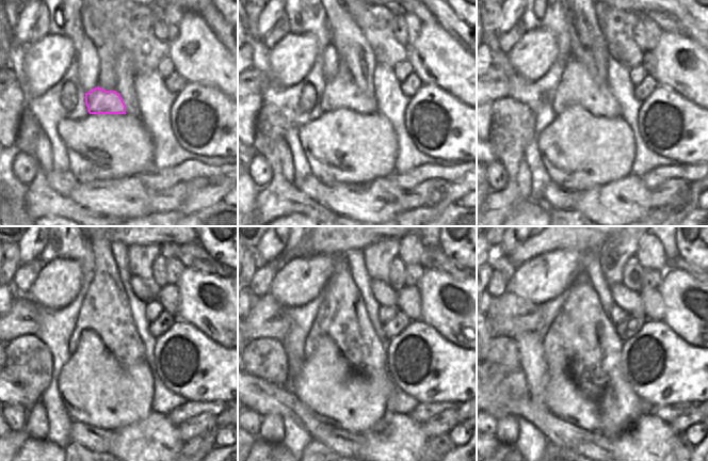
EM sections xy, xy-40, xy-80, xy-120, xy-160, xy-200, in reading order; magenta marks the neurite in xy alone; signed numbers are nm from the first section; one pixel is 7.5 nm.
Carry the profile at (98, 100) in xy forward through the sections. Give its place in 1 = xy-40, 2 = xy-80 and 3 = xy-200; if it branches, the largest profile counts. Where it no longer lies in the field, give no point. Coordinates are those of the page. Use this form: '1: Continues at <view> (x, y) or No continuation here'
1: Continues at xy-40 (338, 93)
2: Continues at xy-80 (577, 86)
3: Continues at xy-200 (581, 329)

